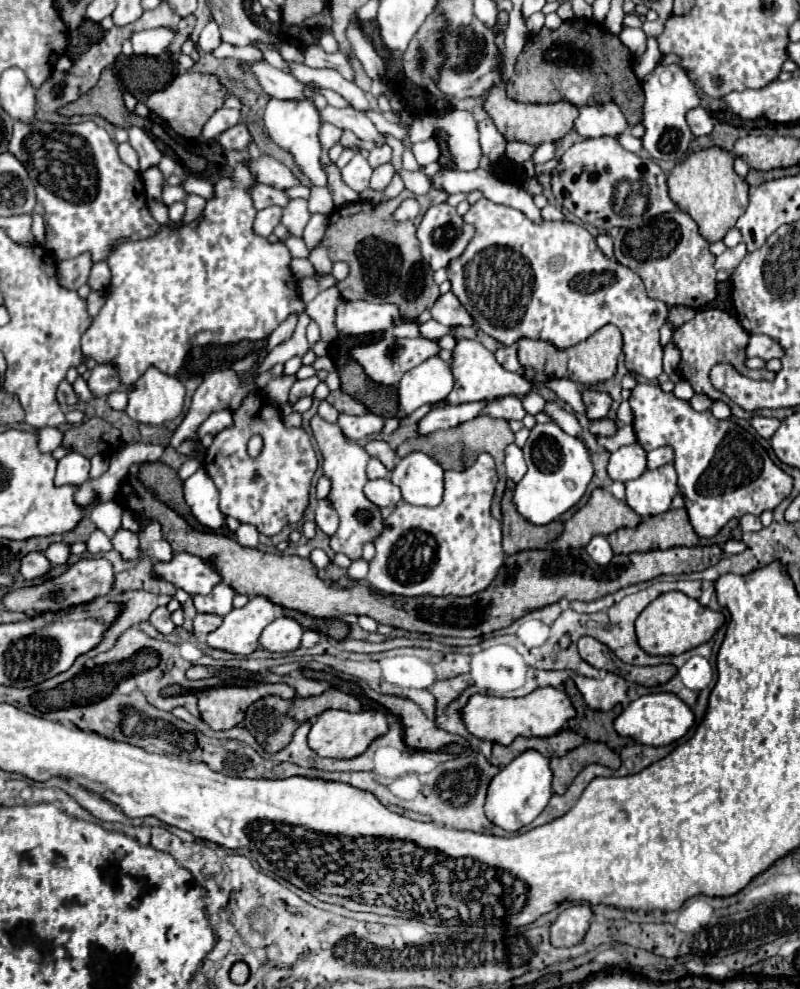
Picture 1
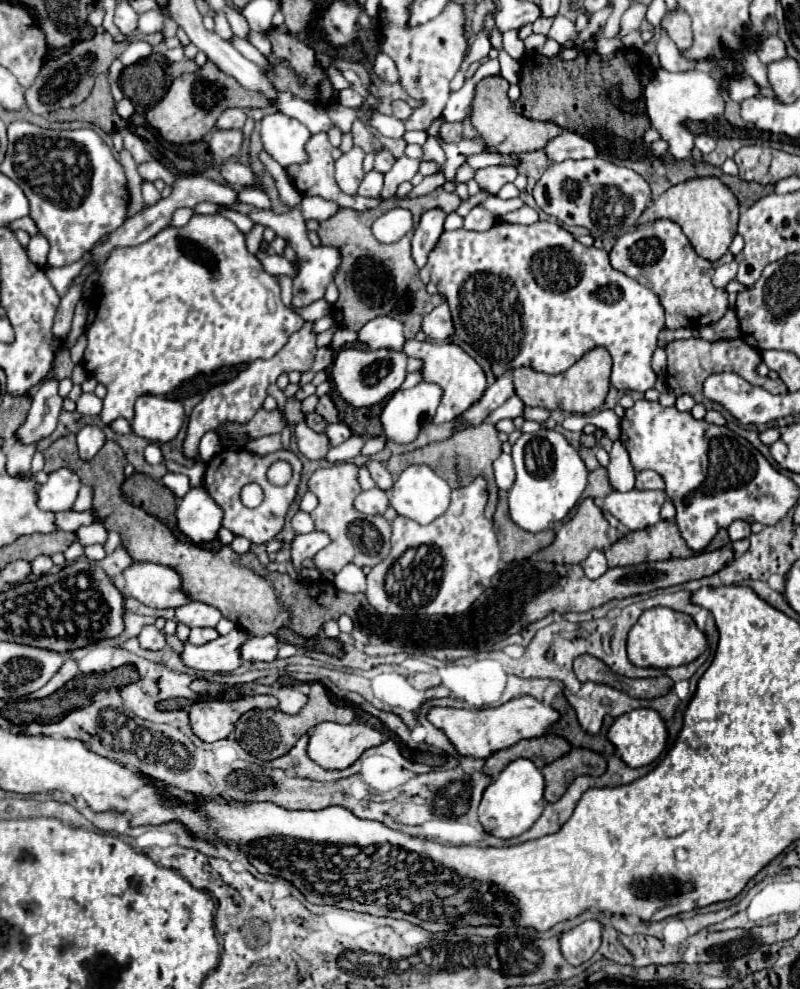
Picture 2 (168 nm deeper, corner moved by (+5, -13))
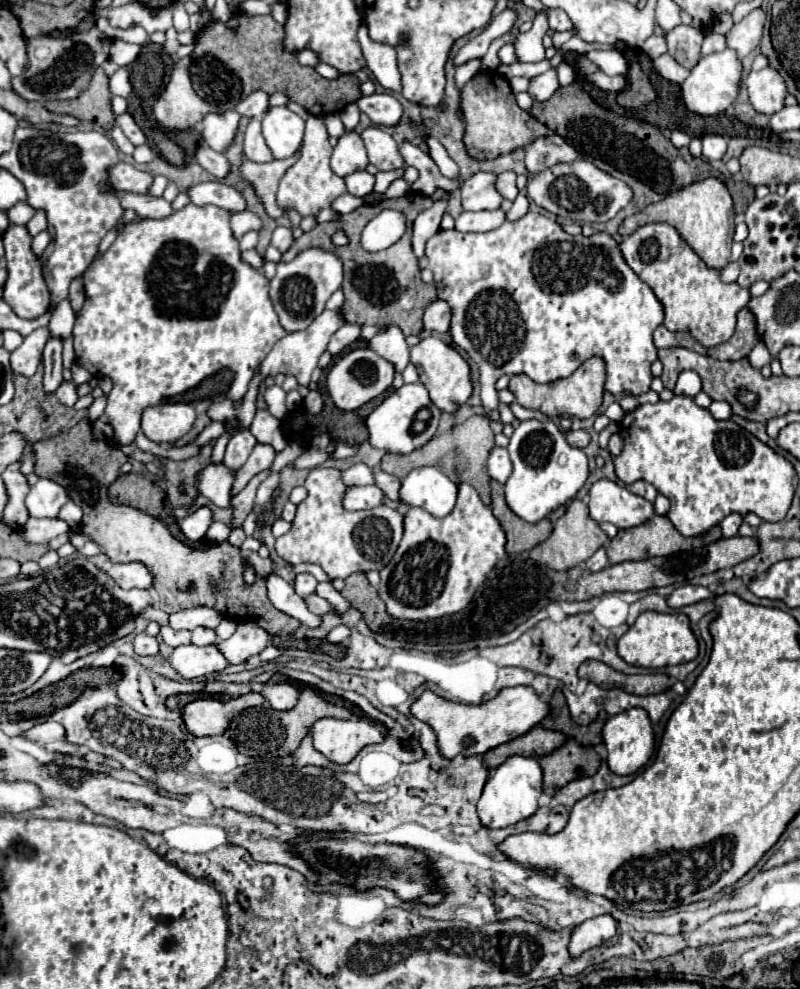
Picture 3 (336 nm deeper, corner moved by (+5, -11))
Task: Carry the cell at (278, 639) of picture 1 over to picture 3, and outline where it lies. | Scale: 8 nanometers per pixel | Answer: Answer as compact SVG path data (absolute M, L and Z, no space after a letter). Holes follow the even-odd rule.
M239 622L235 634L227 640L219 640L215 646L229 664L241 664L249 656L259 654L269 640L271 636L255 622Z

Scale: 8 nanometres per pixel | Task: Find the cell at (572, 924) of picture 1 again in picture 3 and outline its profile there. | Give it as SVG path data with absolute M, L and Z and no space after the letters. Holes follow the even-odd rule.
M609 914L585 920L583 924L573 928L573 936L571 936L571 944L569 944L569 954L573 958L577 958L585 950L589 950L593 946L599 946L601 942L613 938L615 932L617 932L617 920L613 916L609 916Z

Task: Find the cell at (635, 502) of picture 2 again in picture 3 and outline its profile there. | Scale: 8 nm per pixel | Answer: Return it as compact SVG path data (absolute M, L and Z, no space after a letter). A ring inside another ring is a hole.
M599 480L589 490L589 516L595 522L611 522L617 528L633 528L655 514L653 504L611 480Z

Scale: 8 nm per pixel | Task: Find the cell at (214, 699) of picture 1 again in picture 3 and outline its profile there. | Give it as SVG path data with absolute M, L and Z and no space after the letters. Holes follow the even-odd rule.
M243 694L227 702L199 698L183 708L183 722L193 736L215 736L223 734L233 716L237 716L241 710L249 706L261 706L263 702L265 698L261 694Z

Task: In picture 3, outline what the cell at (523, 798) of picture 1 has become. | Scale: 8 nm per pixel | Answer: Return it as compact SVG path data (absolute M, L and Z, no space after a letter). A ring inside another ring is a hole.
M531 756L507 758L501 766L493 770L483 788L483 796L477 802L477 814L481 824L487 828L507 828L529 818L537 810L537 800L543 792L541 786L543 786L543 776L537 758Z

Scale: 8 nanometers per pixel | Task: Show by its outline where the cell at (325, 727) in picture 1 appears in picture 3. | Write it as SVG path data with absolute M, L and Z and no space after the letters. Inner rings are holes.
M321 718L311 726L313 746L335 764L351 762L369 744L383 742L383 734L363 718Z

